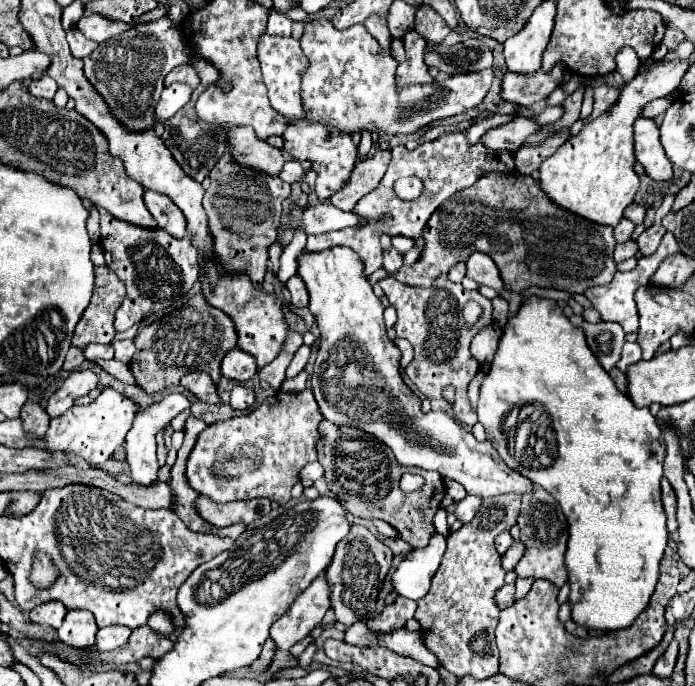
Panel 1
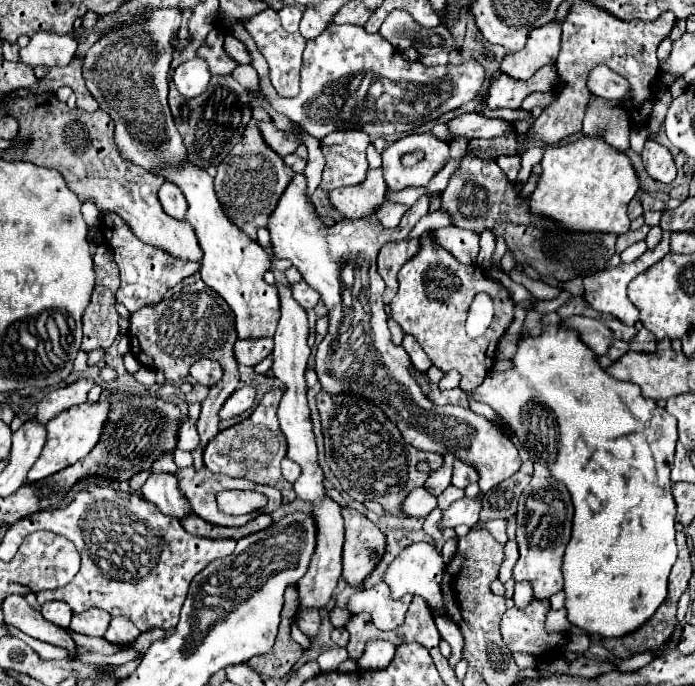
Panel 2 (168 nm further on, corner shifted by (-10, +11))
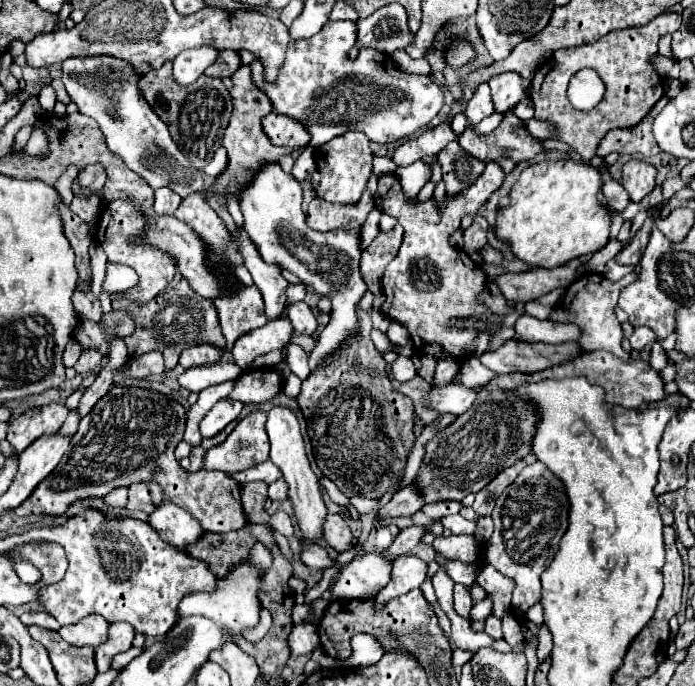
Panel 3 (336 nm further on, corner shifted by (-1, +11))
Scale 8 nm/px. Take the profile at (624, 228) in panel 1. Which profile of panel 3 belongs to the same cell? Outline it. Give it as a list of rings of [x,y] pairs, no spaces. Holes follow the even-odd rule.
[[[606,181],[604,187],[602,187],[602,193],[604,193],[604,199],[608,201],[608,205],[614,209],[614,211],[624,211],[630,203],[630,195],[626,193],[626,189],[618,183],[618,181]]]

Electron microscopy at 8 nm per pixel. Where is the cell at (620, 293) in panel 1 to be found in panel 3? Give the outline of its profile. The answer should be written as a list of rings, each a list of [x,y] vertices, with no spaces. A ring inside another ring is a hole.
[[[630,271],[620,281],[610,281],[608,277],[604,277],[600,273],[586,273],[586,275],[582,275],[578,281],[574,281],[566,289],[566,297],[564,297],[560,309],[554,309],[550,319],[552,321],[560,321],[560,323],[574,323],[574,325],[578,325],[584,331],[582,339],[580,339],[580,345],[582,345],[584,351],[604,349],[604,351],[610,351],[610,353],[622,357],[622,359],[628,359],[628,353],[624,353],[624,349],[620,347],[622,323],[616,319],[614,307],[616,307],[620,289],[630,285],[630,283],[634,283],[636,279],[638,279],[636,271]]]

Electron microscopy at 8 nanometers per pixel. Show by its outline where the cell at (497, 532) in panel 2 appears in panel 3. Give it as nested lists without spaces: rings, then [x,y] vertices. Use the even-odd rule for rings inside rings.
[[[448,515],[444,517],[442,523],[454,535],[474,535],[474,531],[476,531],[476,521],[468,521],[462,515]]]

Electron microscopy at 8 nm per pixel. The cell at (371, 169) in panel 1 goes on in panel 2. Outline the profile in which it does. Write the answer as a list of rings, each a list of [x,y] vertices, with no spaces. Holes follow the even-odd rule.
[[[369,169],[367,179],[355,187],[343,187],[329,191],[329,205],[347,219],[361,219],[373,215],[385,201],[387,185],[381,169]]]

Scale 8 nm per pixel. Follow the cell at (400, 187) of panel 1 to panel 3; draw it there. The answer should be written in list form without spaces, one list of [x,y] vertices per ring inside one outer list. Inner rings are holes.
[[[488,163],[486,171],[472,187],[462,190],[458,195],[446,196],[446,201],[440,207],[432,198],[424,202],[413,201],[416,198],[405,198],[400,181],[394,175],[382,175],[378,179],[378,193],[384,199],[384,213],[394,215],[404,227],[402,247],[398,255],[388,263],[382,277],[386,299],[380,311],[388,319],[398,321],[408,329],[416,351],[436,361],[454,359],[456,363],[462,363],[470,355],[468,345],[474,343],[474,339],[480,335],[480,329],[476,327],[448,327],[450,323],[462,321],[466,317],[496,315],[478,299],[486,289],[488,277],[484,269],[474,263],[464,249],[452,247],[448,243],[448,235],[460,227],[464,215],[478,213],[488,197],[502,187],[504,177],[506,173],[498,163]]]

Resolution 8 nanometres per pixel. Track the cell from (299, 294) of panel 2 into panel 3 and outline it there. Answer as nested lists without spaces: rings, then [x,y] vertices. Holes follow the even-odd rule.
[[[304,301],[288,303],[286,315],[292,321],[292,325],[294,325],[296,331],[306,333],[306,335],[314,333],[314,329],[316,329],[316,317],[314,317],[314,313],[310,311],[310,307]]]

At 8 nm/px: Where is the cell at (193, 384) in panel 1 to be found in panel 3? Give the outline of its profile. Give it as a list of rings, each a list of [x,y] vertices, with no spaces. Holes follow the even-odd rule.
[[[198,345],[198,347],[188,347],[180,355],[180,365],[184,369],[190,367],[200,367],[200,365],[214,365],[222,357],[222,351],[214,349],[212,345]]]

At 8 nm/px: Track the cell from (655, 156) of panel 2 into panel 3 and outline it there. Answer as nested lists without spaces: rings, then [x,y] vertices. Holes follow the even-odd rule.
[[[628,161],[622,167],[624,189],[630,193],[632,201],[646,197],[656,185],[656,167],[646,161]]]

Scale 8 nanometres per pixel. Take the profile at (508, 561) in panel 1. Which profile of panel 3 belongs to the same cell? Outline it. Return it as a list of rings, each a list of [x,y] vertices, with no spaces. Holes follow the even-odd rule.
[[[486,563],[484,569],[478,573],[476,579],[486,593],[494,599],[494,607],[492,607],[492,615],[496,617],[504,617],[504,613],[510,609],[510,599],[512,599],[512,591],[514,591],[514,581],[504,577],[494,565]]]

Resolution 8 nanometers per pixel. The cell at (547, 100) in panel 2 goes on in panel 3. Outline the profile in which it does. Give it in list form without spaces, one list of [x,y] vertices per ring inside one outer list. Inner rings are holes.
[[[492,113],[490,117],[486,117],[484,121],[480,121],[476,127],[472,127],[476,133],[490,133],[500,121],[502,121],[502,117],[504,117],[504,113]]]

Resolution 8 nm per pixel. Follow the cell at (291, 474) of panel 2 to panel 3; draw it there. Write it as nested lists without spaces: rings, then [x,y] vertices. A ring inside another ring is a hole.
[[[264,461],[248,471],[242,471],[242,473],[234,473],[232,475],[234,479],[238,479],[240,483],[246,483],[246,481],[264,481],[264,483],[272,483],[276,479],[282,477],[280,469],[272,463],[272,461]]]

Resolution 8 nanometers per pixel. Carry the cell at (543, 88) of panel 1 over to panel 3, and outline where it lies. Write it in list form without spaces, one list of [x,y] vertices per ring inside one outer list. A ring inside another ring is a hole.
[[[478,85],[478,89],[474,91],[472,99],[468,101],[464,113],[466,113],[470,125],[480,123],[484,117],[494,113],[494,103],[490,101],[490,87],[488,85]]]

